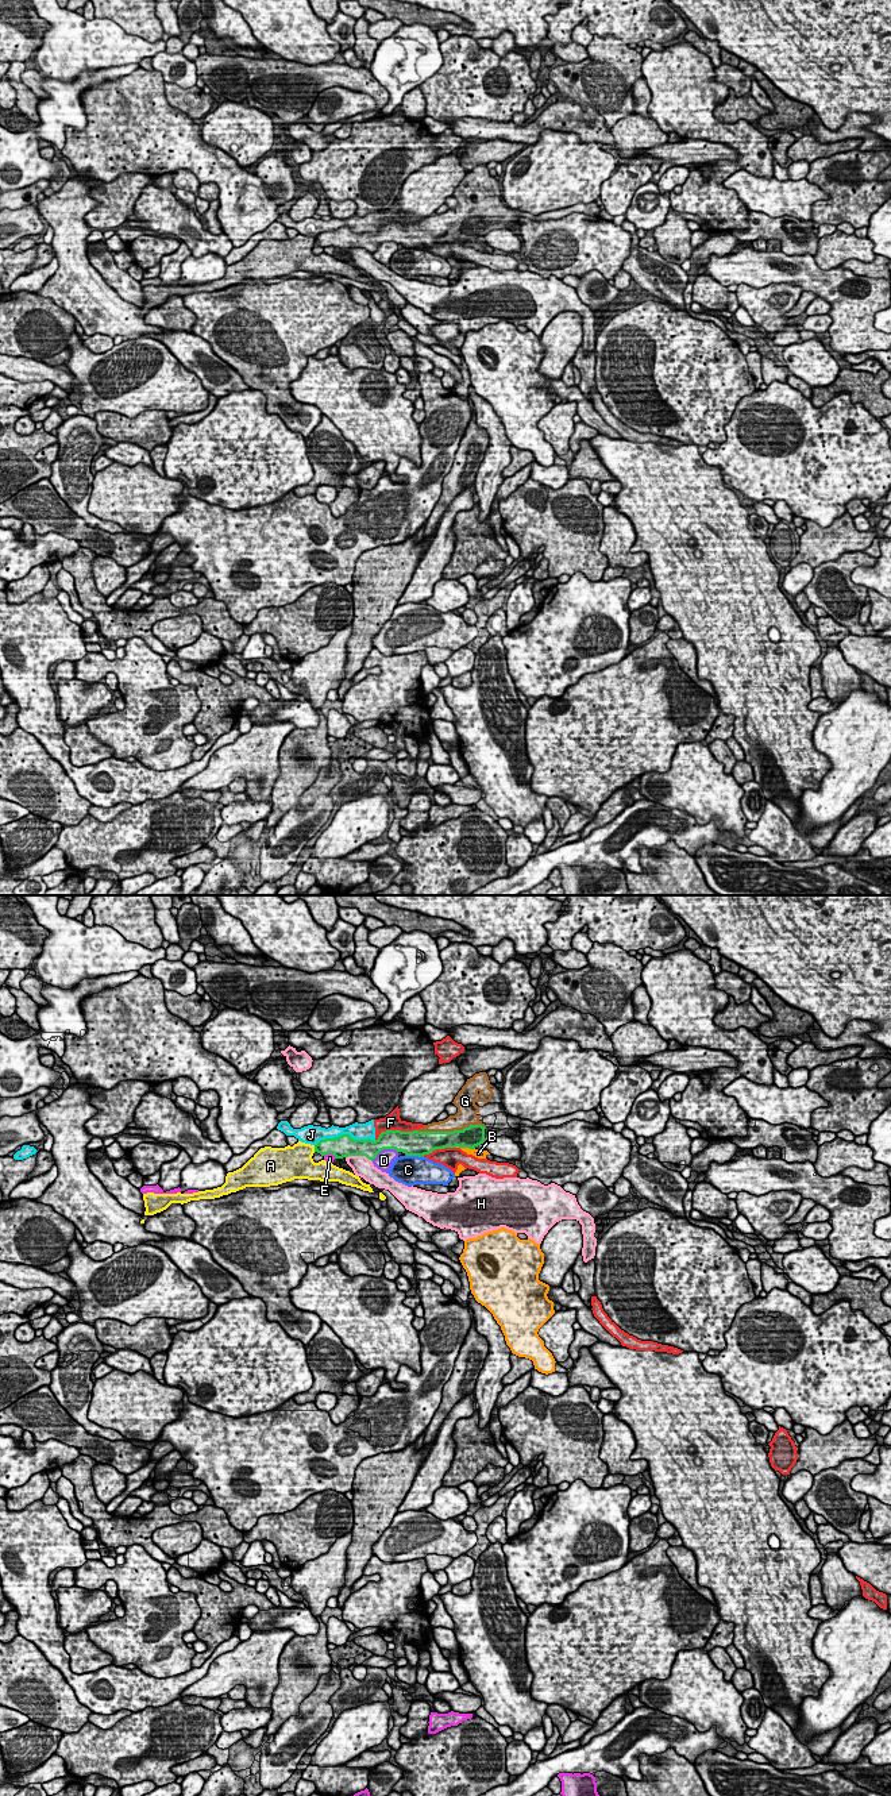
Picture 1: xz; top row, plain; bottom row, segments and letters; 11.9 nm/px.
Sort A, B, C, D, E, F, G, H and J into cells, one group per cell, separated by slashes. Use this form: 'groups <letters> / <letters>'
groups A / B / C / D / E / F J / G / H

